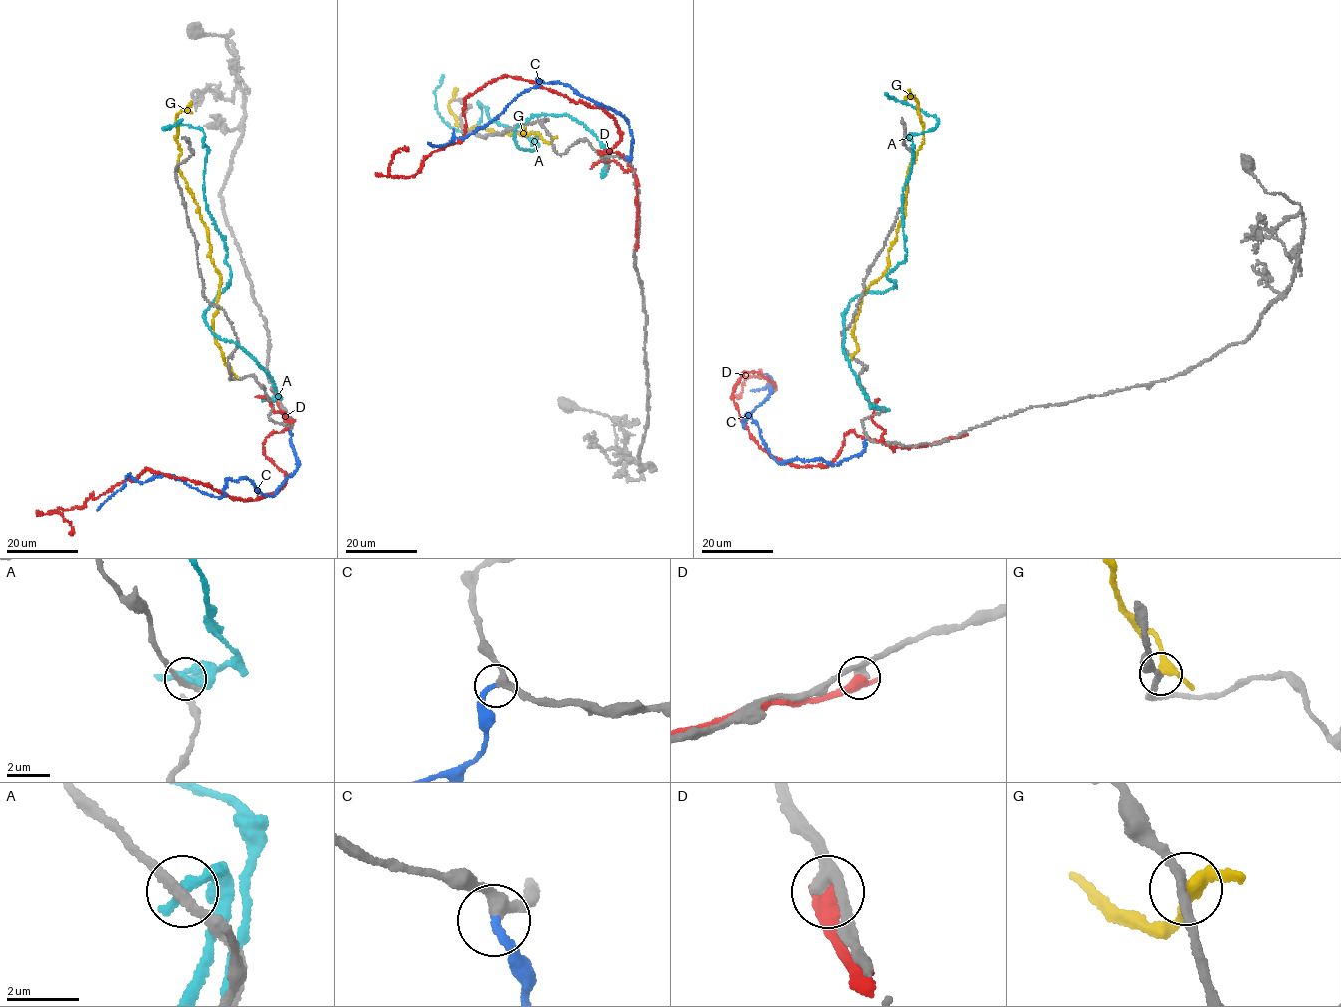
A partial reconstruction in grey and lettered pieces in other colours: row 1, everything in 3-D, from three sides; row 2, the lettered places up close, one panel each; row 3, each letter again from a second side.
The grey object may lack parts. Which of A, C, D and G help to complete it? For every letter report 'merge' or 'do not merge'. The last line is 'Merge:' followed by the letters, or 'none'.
A: do not merge
C: merge
D: do not merge
G: do not merge
Merge: C

